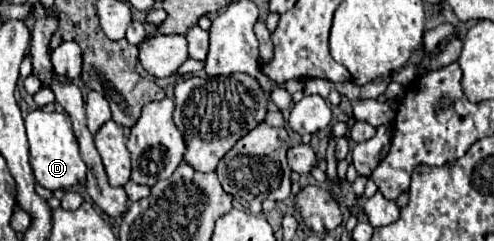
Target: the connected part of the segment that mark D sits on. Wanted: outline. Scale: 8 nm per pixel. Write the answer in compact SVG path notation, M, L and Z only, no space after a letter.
M35 109L25 117L25 127L31 149L31 167L39 185L55 191L55 189L69 189L75 183L85 181L87 167L79 155L79 145L73 135L71 119L67 113L57 113L57 111L45 113L41 109Z

